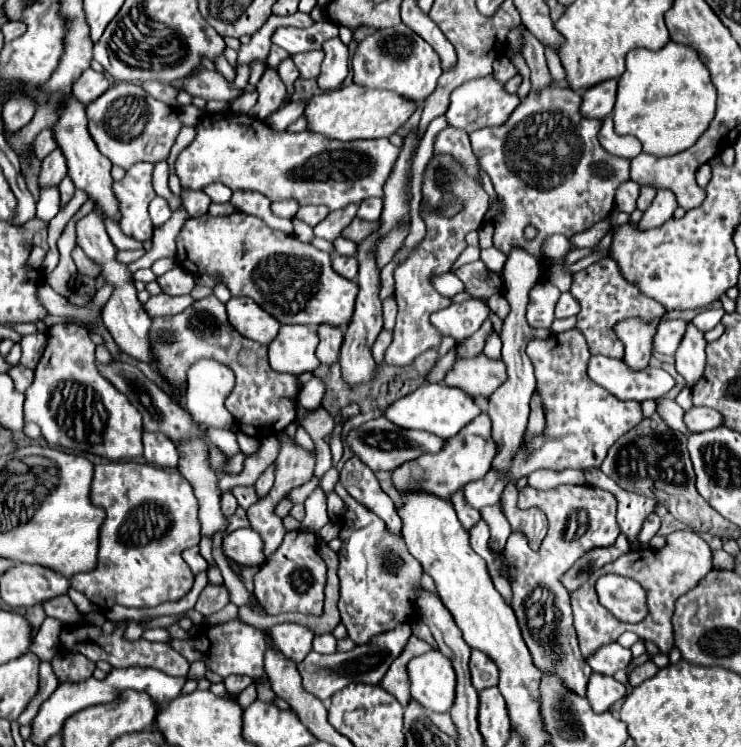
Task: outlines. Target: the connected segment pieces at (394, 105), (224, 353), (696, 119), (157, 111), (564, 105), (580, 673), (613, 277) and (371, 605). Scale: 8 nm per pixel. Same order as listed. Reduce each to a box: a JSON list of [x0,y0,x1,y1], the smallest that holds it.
[[305,84,417,140],[149,296,299,438],[613,42,715,156],[87,82,181,170],[471,88,629,260],[505,486,619,694],[569,258,665,358],[335,482,421,644]]

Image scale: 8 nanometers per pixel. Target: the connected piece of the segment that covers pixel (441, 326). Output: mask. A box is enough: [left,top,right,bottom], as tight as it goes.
[431,298,491,340]

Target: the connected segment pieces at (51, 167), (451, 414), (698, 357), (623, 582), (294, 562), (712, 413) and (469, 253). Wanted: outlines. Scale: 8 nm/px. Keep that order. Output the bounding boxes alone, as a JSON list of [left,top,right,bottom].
[[39,150,67,186],[383,382,481,438],[675,322,707,388],[597,574,647,622],[255,530,327,614],[685,408,725,432],[451,246,479,272]]

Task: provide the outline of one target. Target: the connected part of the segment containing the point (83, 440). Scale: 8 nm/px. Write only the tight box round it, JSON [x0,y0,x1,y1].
[25,322,143,460]

